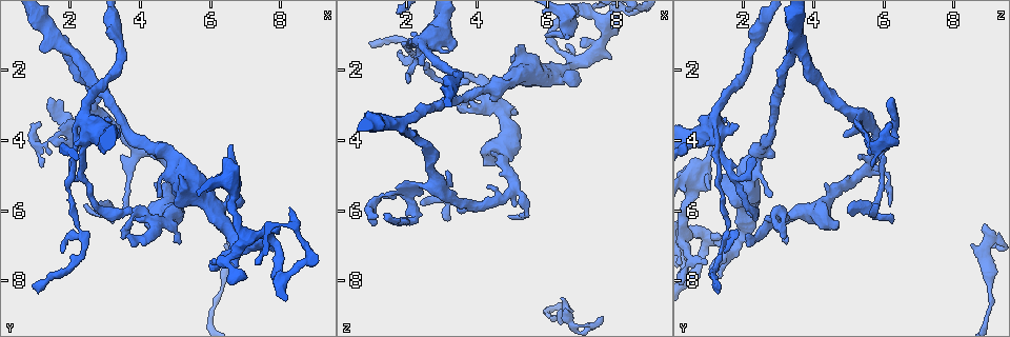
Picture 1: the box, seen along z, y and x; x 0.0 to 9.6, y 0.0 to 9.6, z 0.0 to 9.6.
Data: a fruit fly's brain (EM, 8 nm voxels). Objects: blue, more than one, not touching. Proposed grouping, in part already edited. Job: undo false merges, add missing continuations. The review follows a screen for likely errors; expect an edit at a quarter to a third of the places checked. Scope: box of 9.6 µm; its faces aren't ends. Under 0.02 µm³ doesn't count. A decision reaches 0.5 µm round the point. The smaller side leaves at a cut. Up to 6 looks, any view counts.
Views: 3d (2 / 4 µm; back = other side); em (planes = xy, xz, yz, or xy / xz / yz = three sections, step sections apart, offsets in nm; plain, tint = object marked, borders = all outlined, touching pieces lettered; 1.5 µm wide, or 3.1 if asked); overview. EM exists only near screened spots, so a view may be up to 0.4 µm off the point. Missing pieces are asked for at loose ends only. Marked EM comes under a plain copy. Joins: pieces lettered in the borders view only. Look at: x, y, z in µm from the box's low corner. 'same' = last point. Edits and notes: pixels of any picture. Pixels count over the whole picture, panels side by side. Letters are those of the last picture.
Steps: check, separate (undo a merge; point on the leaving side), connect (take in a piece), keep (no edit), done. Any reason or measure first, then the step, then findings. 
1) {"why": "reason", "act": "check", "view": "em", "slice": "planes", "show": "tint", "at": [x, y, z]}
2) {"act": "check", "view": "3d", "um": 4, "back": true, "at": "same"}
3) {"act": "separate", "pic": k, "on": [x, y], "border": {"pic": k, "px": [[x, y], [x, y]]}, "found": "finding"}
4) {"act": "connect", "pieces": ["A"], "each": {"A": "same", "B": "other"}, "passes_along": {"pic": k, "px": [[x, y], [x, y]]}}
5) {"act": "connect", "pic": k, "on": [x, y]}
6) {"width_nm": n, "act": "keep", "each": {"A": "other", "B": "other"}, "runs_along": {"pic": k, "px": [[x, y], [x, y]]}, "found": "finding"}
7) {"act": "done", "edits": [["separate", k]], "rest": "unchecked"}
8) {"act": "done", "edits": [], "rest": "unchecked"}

{"why": "stops while still wide", "act": "check", "view": "3d", "um": 4, "at": [3.35, 3.65, 1.40]}

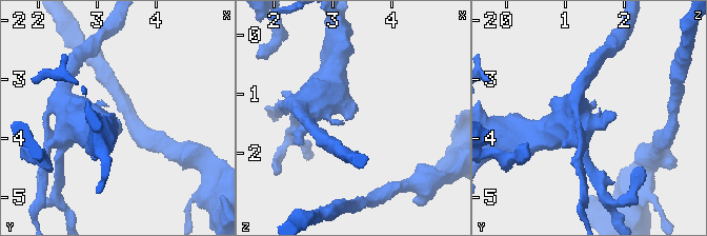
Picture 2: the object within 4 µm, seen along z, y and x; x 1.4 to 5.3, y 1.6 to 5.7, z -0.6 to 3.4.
{"act": "check", "view": "em", "slice": "xy", "step": 8, "show": "tint", "at": [3.35, 3.60, 1.45]}

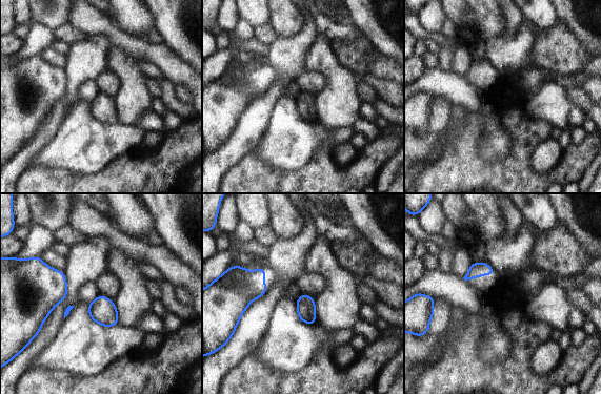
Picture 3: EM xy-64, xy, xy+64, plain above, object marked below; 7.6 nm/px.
{"why": "another direction", "act": "check", "view": "em", "slice": "planes", "show": "borders", "at": "same"}

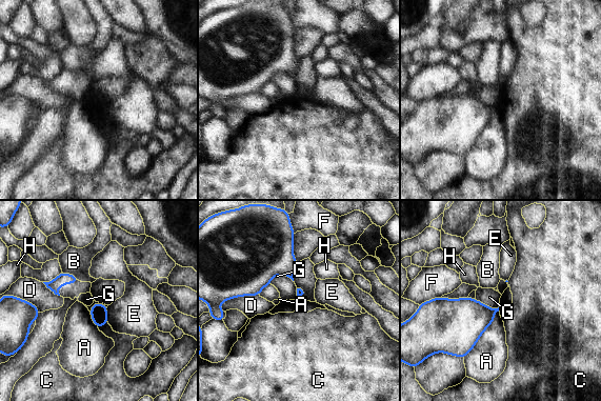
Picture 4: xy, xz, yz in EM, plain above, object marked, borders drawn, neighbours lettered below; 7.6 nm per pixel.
{"longest_contact_nm": ["A", 440], "act": "keep", "each": {"A": "other", "B": "other", "C": "other", "D": "other", "E": "other", "F": "other", "G": "other", "H": "other"}, "found": "no lettered piece goes on from it"}

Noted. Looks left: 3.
{"act": "check", "view": "3d", "um": 4, "at": [7.90, 7.05, 1.65]}

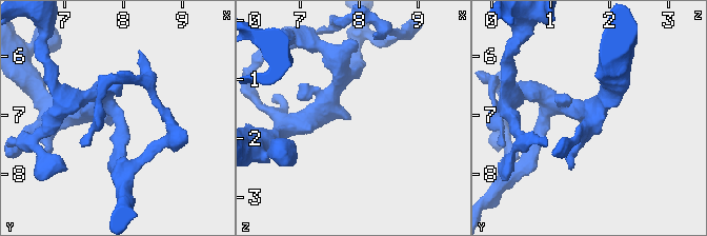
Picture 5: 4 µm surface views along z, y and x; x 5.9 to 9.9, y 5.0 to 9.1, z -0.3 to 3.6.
{"why": "shape alone is not enough", "act": "check", "view": "em", "slice": "xy", "step": 8, "show": "borders", "at": "same"}

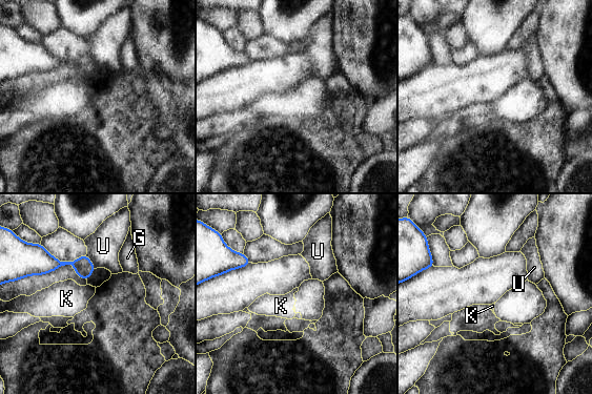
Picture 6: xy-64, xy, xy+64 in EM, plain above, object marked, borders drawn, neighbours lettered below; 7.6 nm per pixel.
{"act": "keep", "each": {"G": "other", "K": "other", "U": "other"}, "runs_along": {"pic": 6, "px": [[37, 263], [72, 263], [92, 268]]}, "found": "none of them fits"}

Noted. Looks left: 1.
{"act": "done", "edits": [], "rest": "unchecked"}

